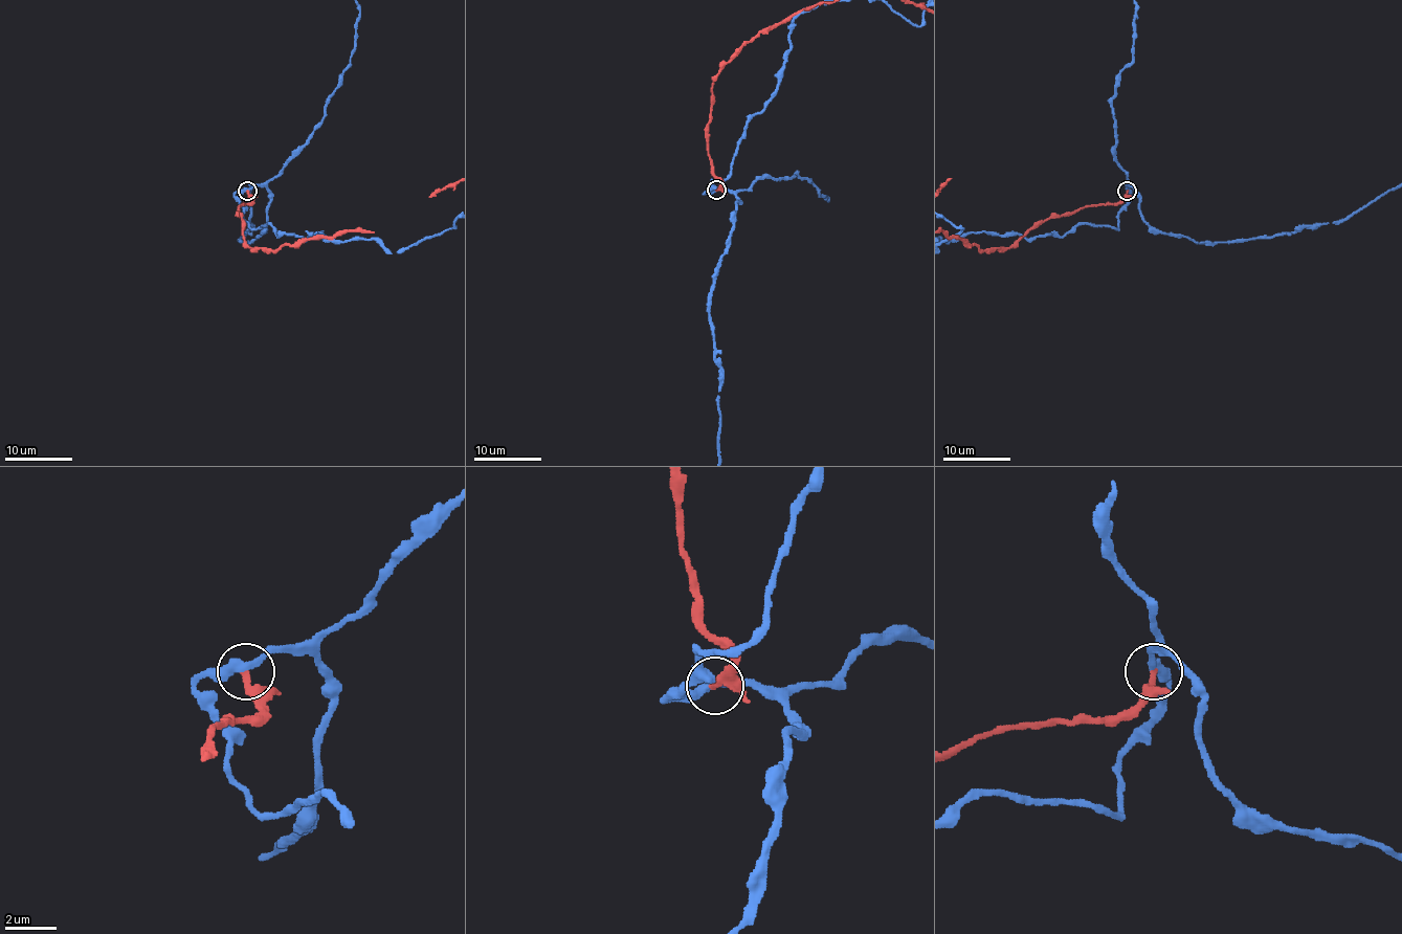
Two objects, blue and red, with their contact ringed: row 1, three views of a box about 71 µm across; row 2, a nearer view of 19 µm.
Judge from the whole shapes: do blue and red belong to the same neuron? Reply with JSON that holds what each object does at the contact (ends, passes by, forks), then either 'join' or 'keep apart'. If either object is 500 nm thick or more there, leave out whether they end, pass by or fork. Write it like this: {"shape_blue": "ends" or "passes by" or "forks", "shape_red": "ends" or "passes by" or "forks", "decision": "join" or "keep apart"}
{"shape_blue": "passes by", "shape_red": "ends", "decision": "keep apart"}

